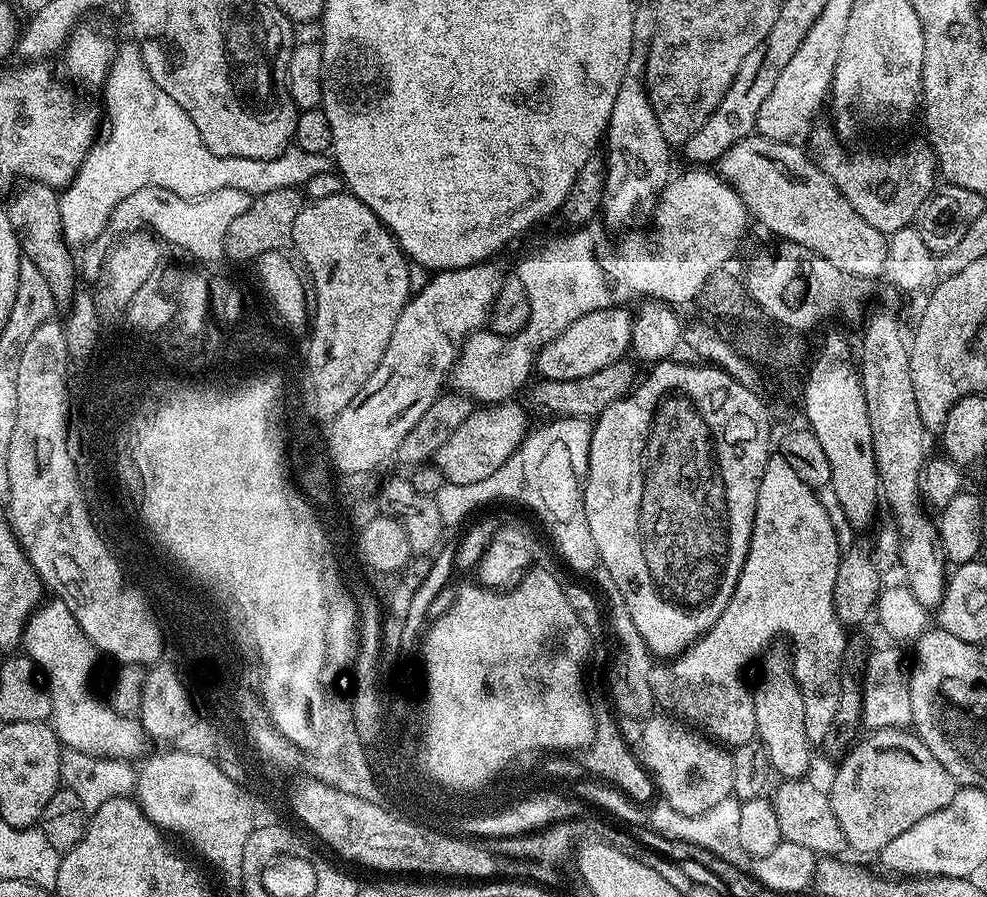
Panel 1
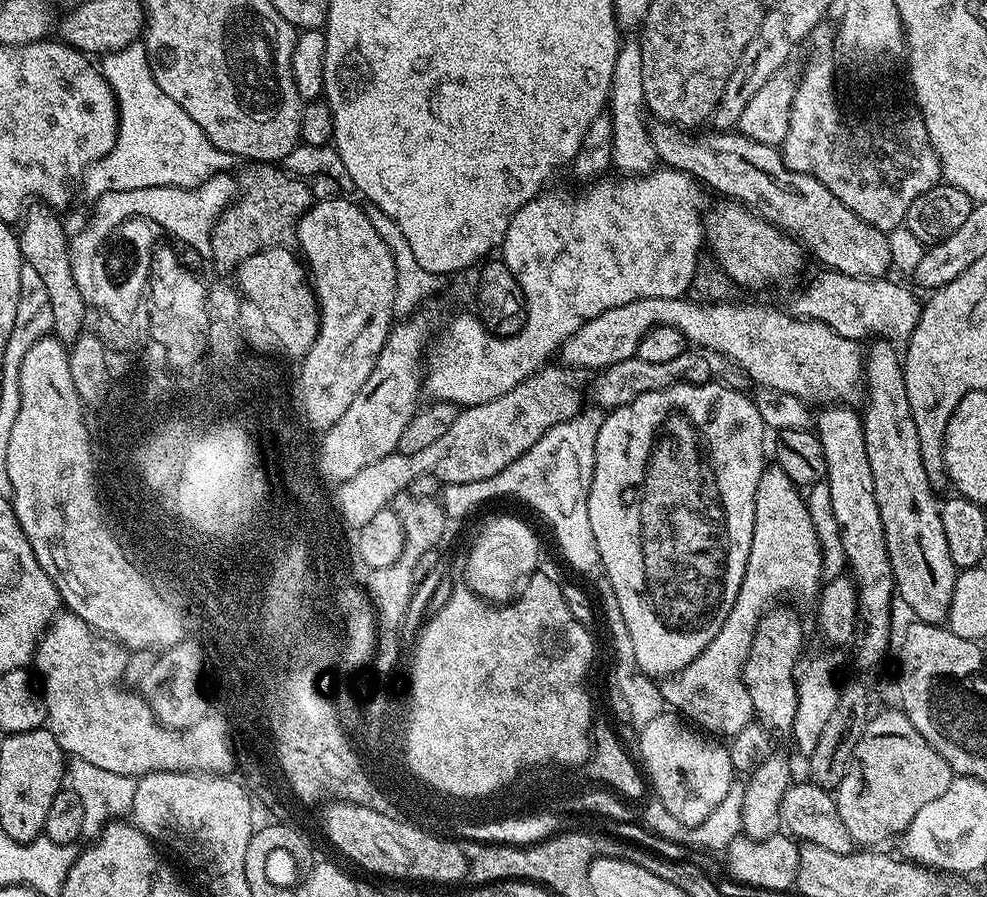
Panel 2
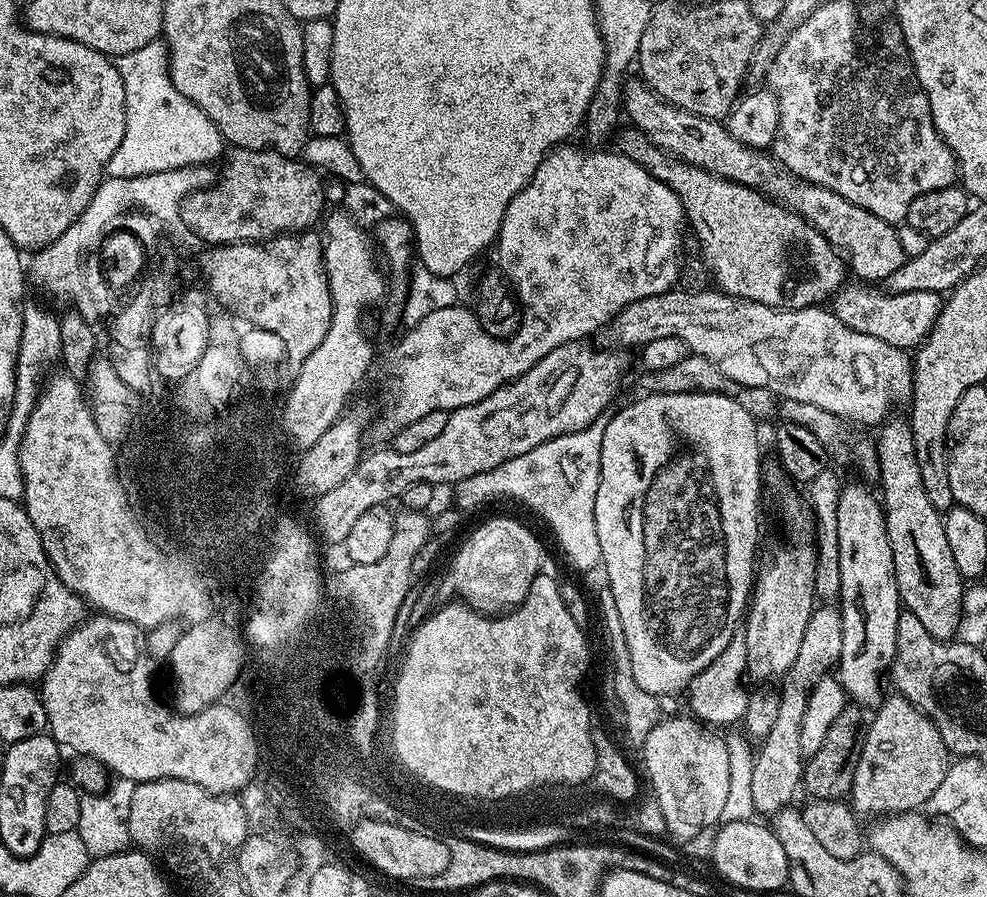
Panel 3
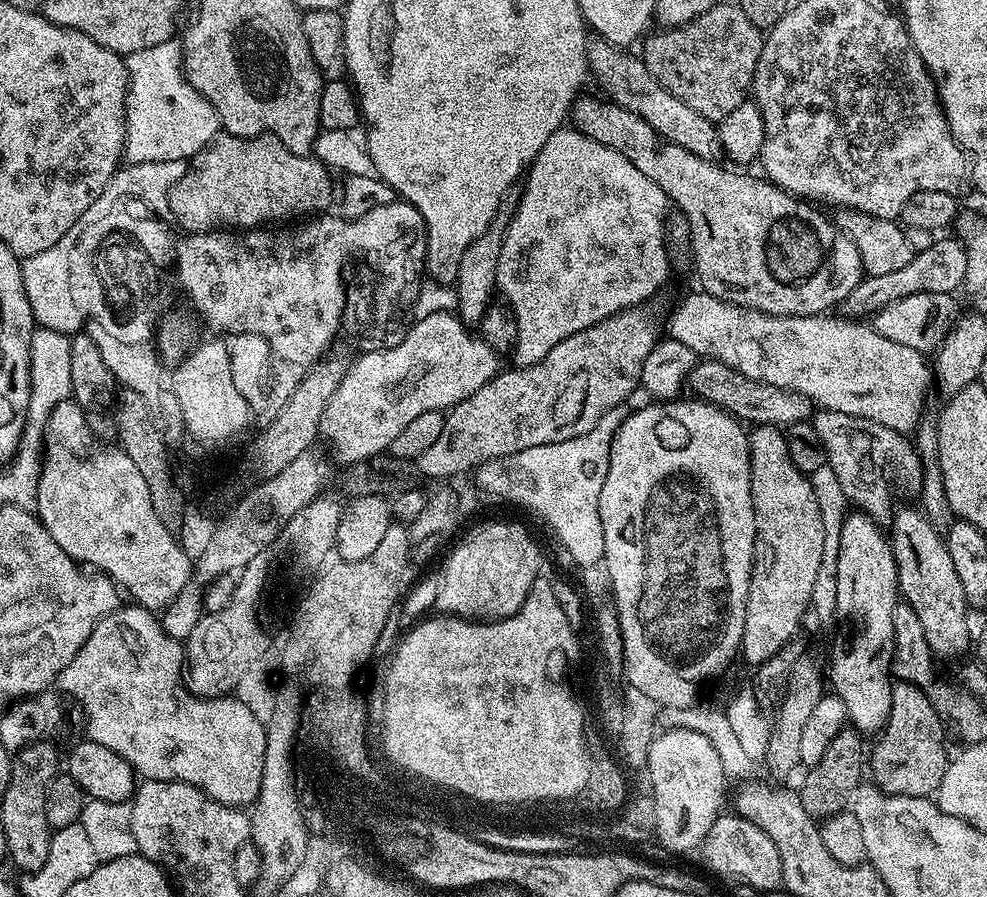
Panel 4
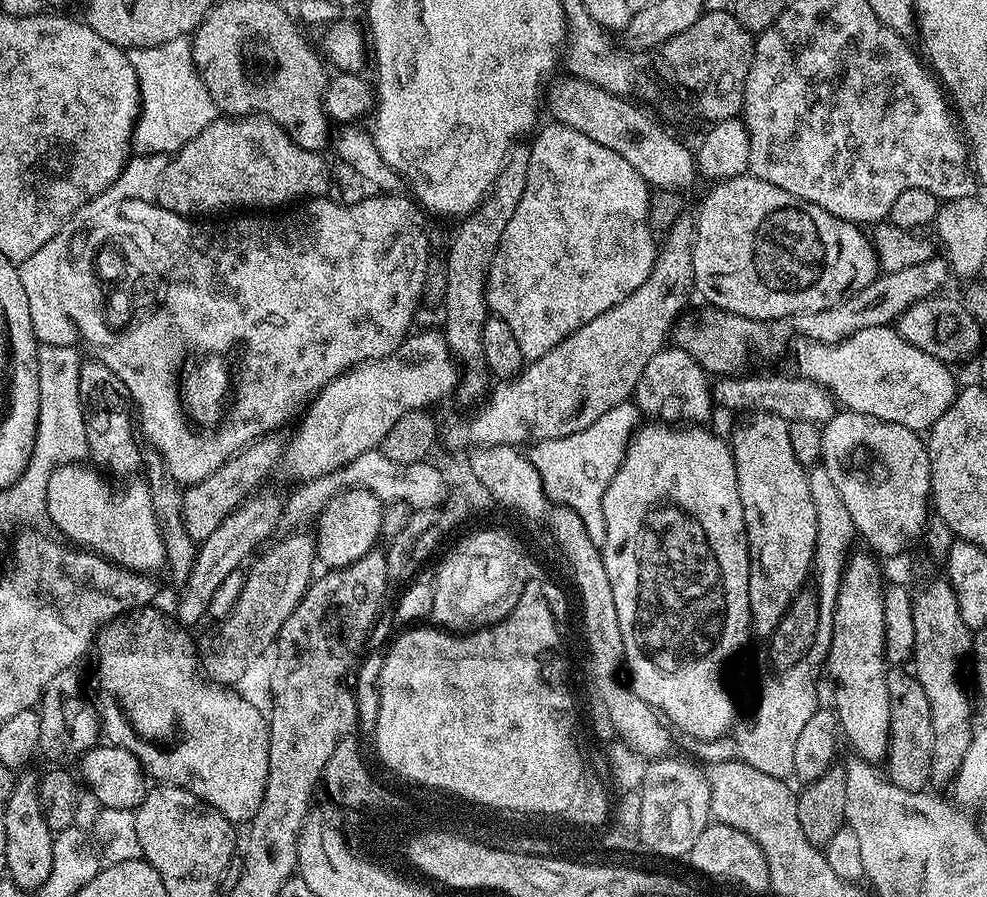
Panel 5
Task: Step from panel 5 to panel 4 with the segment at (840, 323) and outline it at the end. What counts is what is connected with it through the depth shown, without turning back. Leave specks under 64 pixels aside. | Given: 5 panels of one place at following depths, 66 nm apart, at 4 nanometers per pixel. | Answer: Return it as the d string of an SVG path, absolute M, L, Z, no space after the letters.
M937 239L926 250L912 255L906 266L881 276L865 275L854 290L844 299L843 315L848 318L868 318L882 306L890 306L890 302L898 302L898 298L910 298L910 294L946 294L955 293L964 283L966 274L966 250L959 239Z

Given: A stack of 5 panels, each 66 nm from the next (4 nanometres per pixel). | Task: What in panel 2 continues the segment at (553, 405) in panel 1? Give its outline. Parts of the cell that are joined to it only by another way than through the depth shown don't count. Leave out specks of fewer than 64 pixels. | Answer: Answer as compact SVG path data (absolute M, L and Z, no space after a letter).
M685 350L678 354L678 358L670 358L670 362L646 362L638 355L626 358L622 362L614 362L609 368L595 373L596 381L592 384L591 403L611 410L634 402L634 398L650 390L662 390L671 384L707 384L710 380L707 358L709 359L703 351Z

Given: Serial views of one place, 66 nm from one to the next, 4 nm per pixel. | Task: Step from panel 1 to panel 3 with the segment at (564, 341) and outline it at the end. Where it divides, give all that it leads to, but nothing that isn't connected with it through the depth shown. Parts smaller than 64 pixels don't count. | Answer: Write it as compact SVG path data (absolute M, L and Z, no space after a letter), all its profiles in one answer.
M673 290L642 298L626 306L607 324L602 336L616 350L632 350L632 347L635 349L654 342L654 338L678 338L691 355L713 360L720 365L733 385L770 390L773 397L781 401L793 399L818 406L852 426L879 426L889 415L888 407L891 404L907 405L912 399L912 360L909 353L879 338L870 338L870 334L858 334L858 330L850 330L824 306L771 308L762 306L762 302L737 300L719 290Z

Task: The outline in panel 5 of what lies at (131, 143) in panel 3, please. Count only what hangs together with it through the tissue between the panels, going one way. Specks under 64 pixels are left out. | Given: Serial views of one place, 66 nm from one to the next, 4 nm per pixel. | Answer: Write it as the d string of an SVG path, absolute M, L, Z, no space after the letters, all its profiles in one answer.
M179 36L170 42L162 42L162 46L130 48L127 53L140 87L140 117L136 120L136 129L132 132L132 146L139 155L175 154L182 146L186 146L186 142L198 138L198 134L202 134L202 130L206 130L206 126L210 126L210 122L218 118L214 98L210 98L200 71L192 61L192 41L189 37Z

